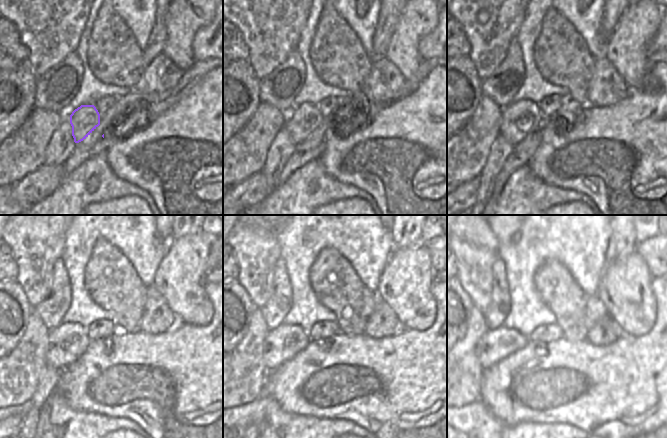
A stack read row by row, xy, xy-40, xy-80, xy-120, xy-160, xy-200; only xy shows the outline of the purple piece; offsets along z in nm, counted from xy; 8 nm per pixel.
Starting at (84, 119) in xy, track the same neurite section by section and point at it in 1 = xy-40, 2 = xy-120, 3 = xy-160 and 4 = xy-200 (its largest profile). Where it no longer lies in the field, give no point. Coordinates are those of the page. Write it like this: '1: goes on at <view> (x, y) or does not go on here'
1: goes on at xy-40 (301, 122)
2: goes on at xy-120 (66, 342)
3: goes on at xy-160 (281, 344)
4: goes on at xy-200 (496, 344)

